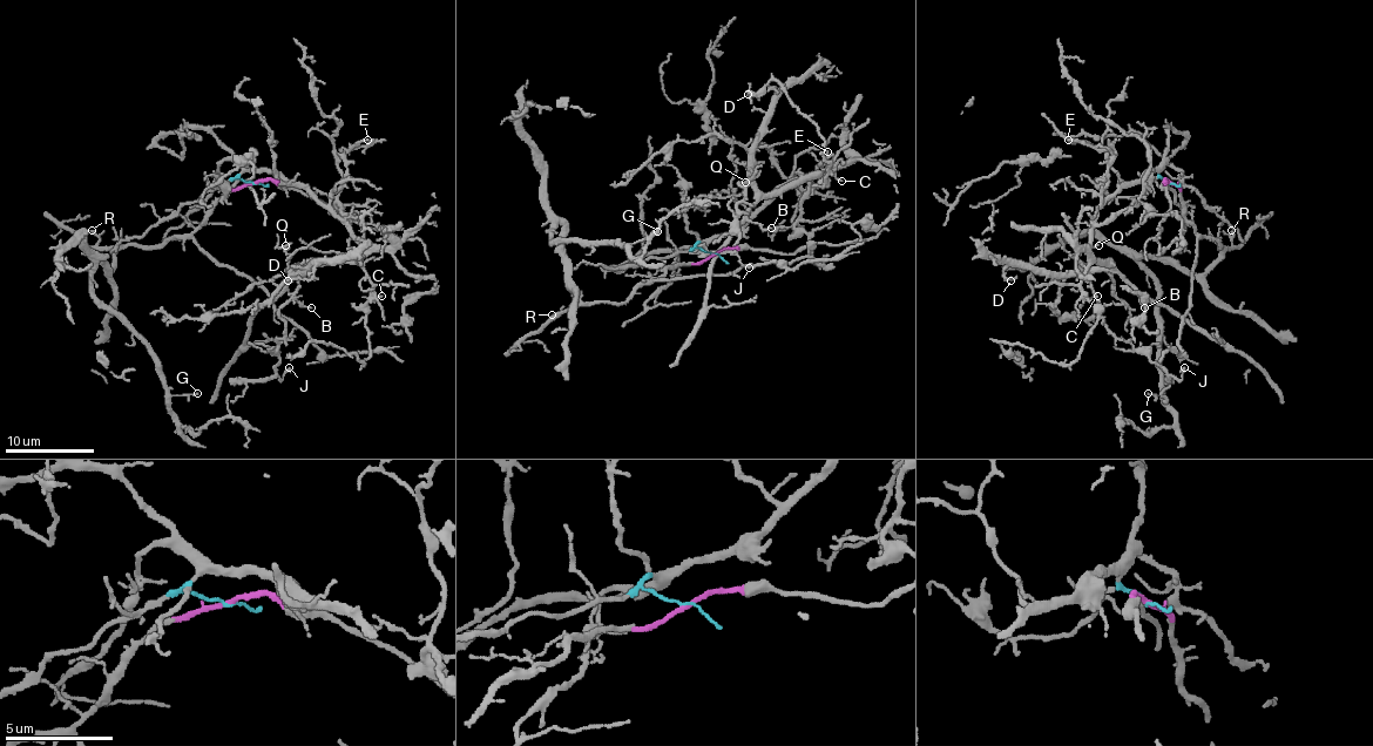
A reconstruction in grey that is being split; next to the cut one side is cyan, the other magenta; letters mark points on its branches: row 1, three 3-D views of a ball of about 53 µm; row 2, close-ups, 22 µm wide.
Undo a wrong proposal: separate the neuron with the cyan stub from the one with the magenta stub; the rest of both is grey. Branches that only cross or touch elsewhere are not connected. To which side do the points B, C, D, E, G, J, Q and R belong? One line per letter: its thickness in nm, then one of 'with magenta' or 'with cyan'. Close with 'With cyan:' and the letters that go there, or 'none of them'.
B: 130 nm | with cyan
C: 100 nm | with cyan
D: 80 nm | with cyan
E: 140 nm | with cyan
G: 110 nm | with magenta
J: 190 nm | with cyan
Q: 110 nm | with cyan
R: 110 nm | with magenta
With cyan: B, C, D, E, J, Q

